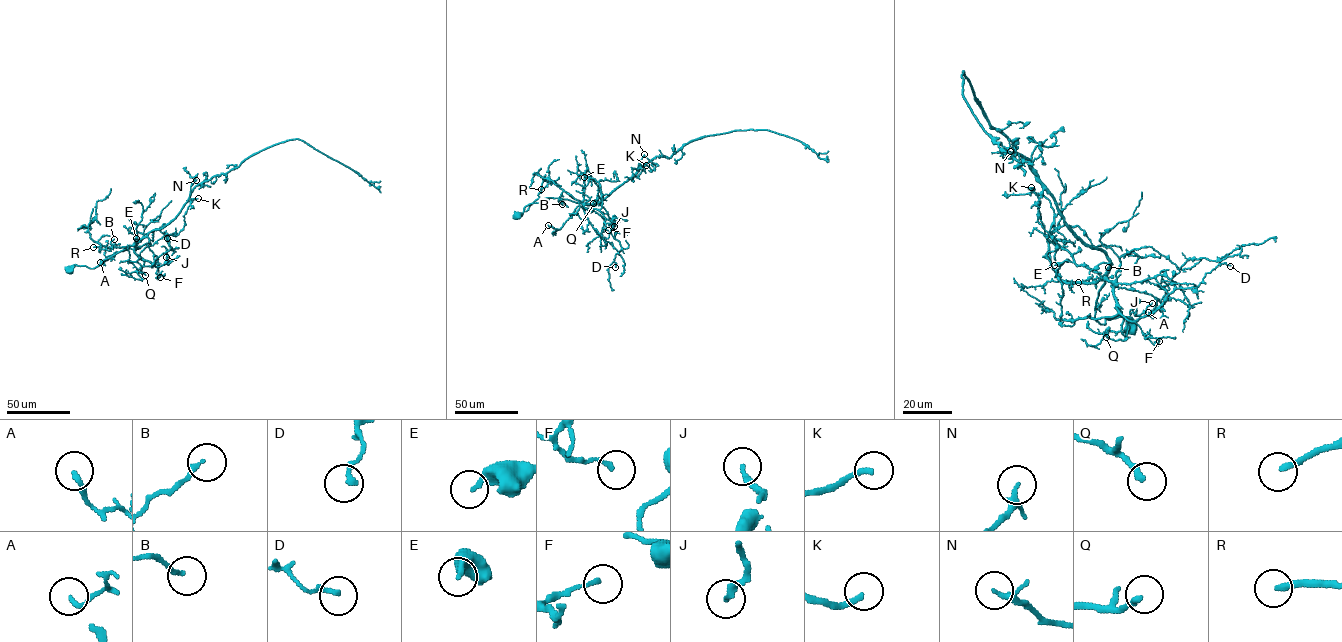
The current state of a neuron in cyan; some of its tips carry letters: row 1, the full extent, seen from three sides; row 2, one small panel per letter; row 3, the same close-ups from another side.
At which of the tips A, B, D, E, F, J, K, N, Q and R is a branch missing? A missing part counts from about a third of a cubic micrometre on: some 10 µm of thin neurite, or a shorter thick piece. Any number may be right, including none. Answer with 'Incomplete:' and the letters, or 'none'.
Incomplete: K

